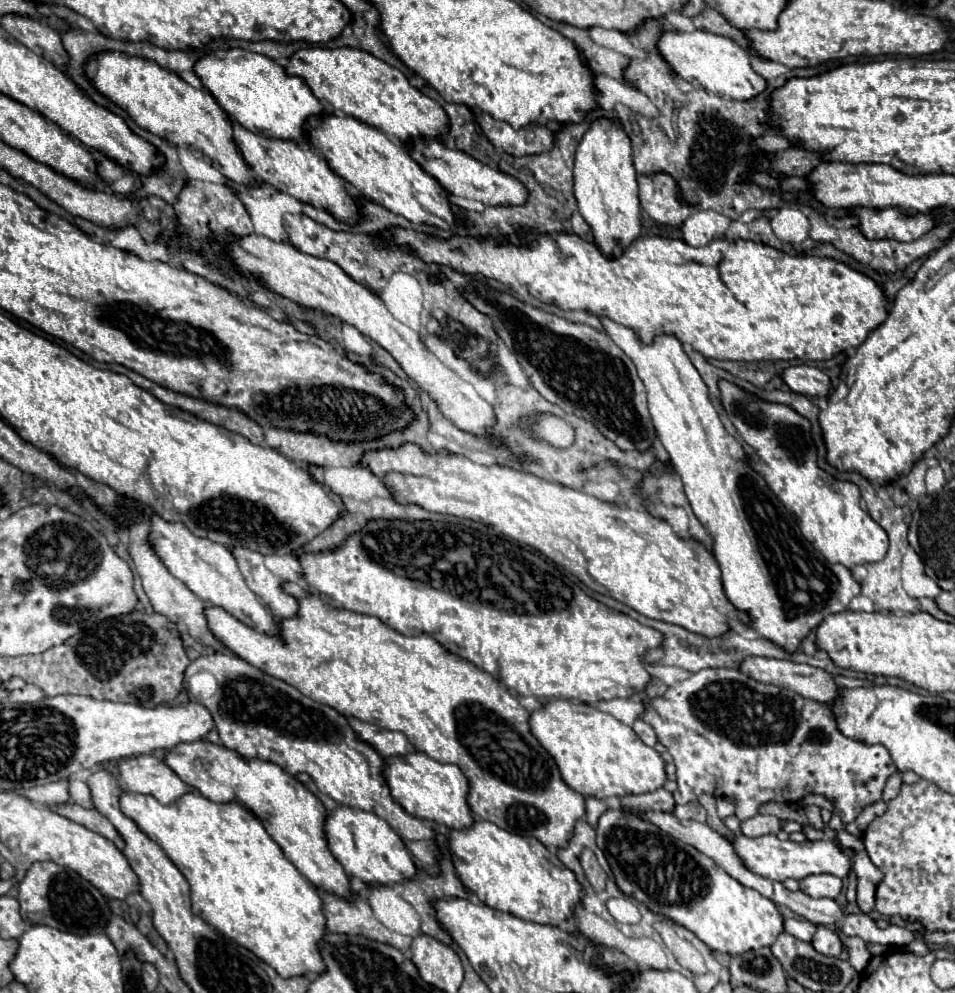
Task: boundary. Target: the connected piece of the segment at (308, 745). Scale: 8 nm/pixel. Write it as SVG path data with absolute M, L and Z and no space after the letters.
M210 653L210 655L202 655L194 659L186 667L184 688L190 701L202 703L204 707L208 707L208 711L214 717L214 723L216 723L216 729L220 733L220 741L224 747L234 749L248 759L256 757L256 759L276 763L284 767L284 771L288 771L290 775L308 773L314 779L320 793L332 797L336 803L348 805L354 809L362 809L362 811L372 811L378 817L382 817L396 831L396 835L404 841L412 857L420 861L418 865L428 867L428 871L436 871L436 867L432 867L432 855L436 855L438 849L434 847L432 829L424 825L418 817L408 815L398 803L394 803L390 789L382 777L384 759L368 743L356 737L352 727L348 727L346 717L340 715L336 709L302 695L296 687L252 667L250 663L236 657L234 653Z

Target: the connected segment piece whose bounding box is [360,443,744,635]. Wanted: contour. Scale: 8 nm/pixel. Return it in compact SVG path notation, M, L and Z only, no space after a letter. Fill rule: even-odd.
M402 443L396 449L384 447L364 451L360 465L380 477L392 489L392 497L398 503L416 503L434 513L480 521L502 537L534 547L578 577L588 589L610 595L650 619L674 623L688 631L696 631L698 635L720 635L720 631L728 631L728 619L744 621L744 615L736 615L736 611L728 607L728 599L724 599L720 567L716 567L714 555L694 539L684 541L676 537L664 519L658 519L640 507L610 505L582 491L506 465L478 465L458 453L424 453L414 443Z

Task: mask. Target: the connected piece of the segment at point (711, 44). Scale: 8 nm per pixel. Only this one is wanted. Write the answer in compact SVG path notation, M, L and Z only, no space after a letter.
M664 31L658 43L662 57L670 63L672 71L694 87L702 87L706 91L726 95L738 101L750 101L766 89L766 79L758 75L750 65L750 55L732 39L708 33L708 31Z

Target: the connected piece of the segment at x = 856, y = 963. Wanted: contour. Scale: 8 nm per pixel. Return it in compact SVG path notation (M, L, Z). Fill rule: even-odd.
M848 939L846 947L848 947L848 953L850 953L850 959L848 959L850 965L858 973L862 973L866 969L866 965L868 965L870 957L872 957L870 951L868 951L868 947L866 947L866 943L862 939Z

